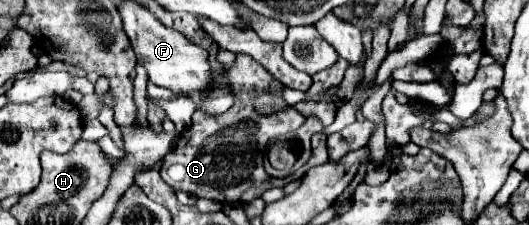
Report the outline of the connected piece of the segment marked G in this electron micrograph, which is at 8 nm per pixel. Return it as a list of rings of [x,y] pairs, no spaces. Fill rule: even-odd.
[[[238,54],[236,66],[228,70],[228,76],[236,88],[236,104],[216,118],[196,110],[192,116],[192,126],[178,136],[174,150],[164,158],[160,176],[174,190],[184,190],[198,198],[208,198],[220,204],[248,204],[252,198],[262,196],[266,188],[274,188],[282,182],[266,174],[262,166],[264,150],[276,134],[286,134],[300,128],[304,124],[304,116],[292,108],[270,116],[260,116],[254,110],[252,102],[256,92],[270,90],[272,94],[282,96],[282,84],[278,84],[278,80],[274,80],[250,56]]]

